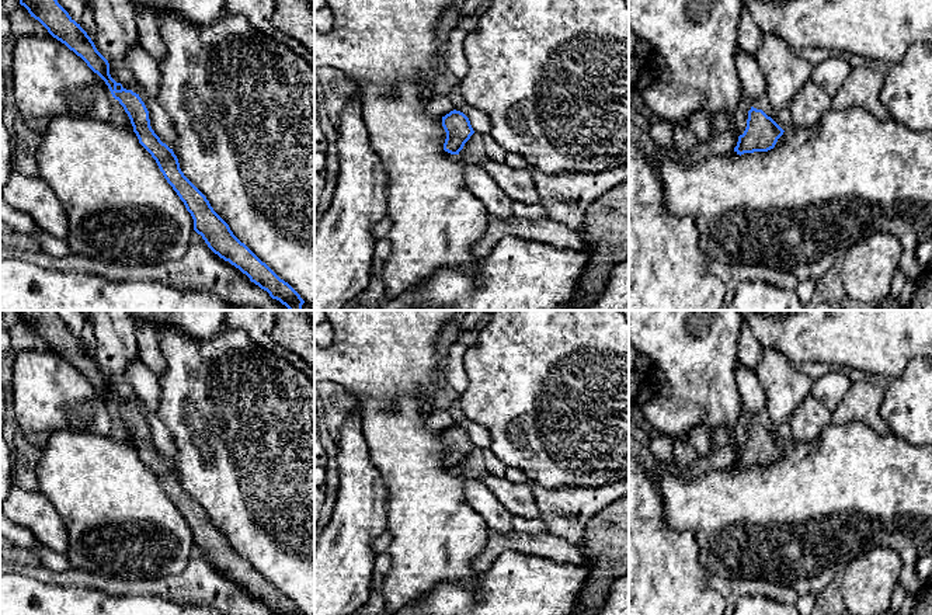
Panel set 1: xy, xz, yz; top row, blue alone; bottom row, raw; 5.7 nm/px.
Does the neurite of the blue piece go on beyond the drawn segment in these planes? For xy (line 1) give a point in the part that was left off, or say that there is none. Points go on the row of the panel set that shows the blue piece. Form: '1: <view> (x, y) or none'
1: none

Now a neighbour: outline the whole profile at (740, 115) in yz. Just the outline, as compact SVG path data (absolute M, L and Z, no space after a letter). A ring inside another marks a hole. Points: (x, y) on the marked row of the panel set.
M743 95L733 112L733 126L737 136L743 135L747 128L748 111L752 107L752 101Z

